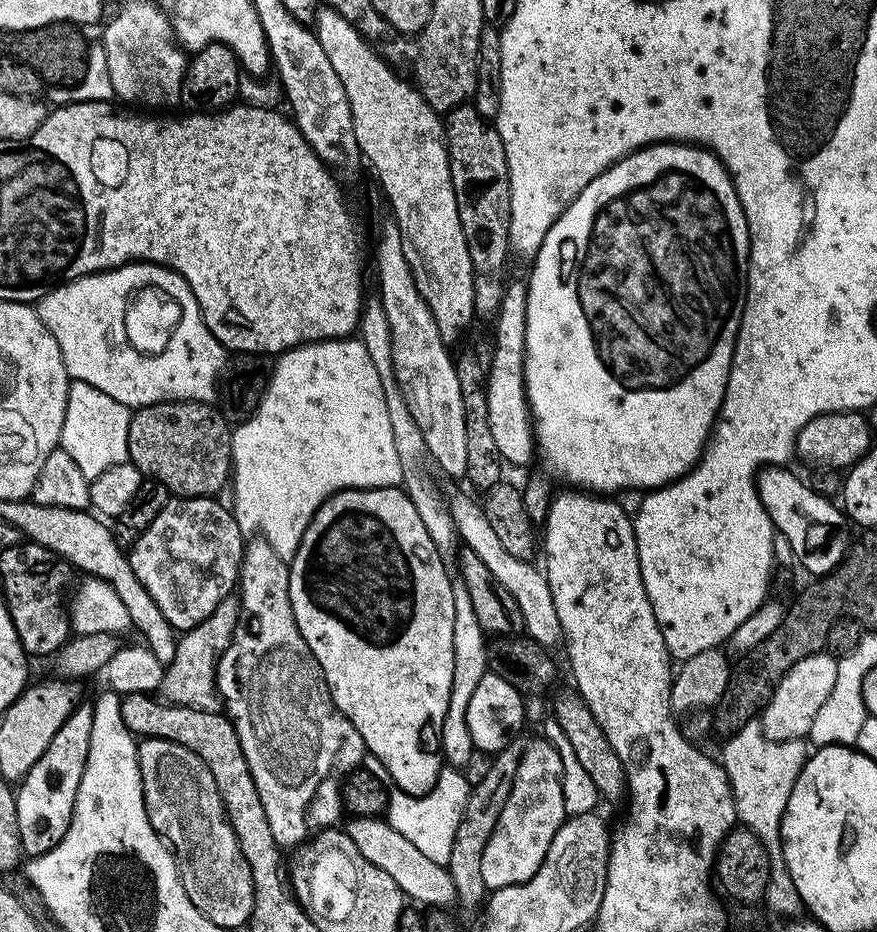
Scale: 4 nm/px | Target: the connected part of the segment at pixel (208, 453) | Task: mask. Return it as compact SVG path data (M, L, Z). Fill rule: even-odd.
M192 400L154 403L137 409L132 415L130 432L127 435L129 461L138 466L147 479L162 482L175 497L215 497L223 487L227 487L231 477L231 429L227 417L212 404Z

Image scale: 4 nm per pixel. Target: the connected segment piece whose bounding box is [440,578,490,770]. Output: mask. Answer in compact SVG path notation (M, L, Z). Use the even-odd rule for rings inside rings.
M459 578L452 581L454 594L454 682L450 686L450 706L446 706L446 718L442 718L442 734L440 735L440 754L445 765L463 770L470 754L476 751L470 738L470 726L466 726L466 706L470 706L470 698L474 694L478 682L489 671L488 645L486 633L474 615L474 606L470 606L470 594L466 594L466 586Z

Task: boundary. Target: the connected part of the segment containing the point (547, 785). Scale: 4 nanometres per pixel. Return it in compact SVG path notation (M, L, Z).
M528 740L517 768L513 788L501 816L482 853L485 889L495 890L526 882L542 866L554 834L564 825L566 813L562 798L562 760L550 741Z

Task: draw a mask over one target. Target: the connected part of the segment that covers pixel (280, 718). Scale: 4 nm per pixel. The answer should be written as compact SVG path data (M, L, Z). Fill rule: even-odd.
M252 538L245 543L244 558L240 561L240 579L238 581L238 599L240 602L240 613L238 622L234 626L234 634L230 646L221 654L216 664L216 689L220 692L220 699L226 709L226 715L232 721L234 730L238 734L238 742L242 746L242 754L246 758L246 766L250 766L250 774L254 778L254 786L258 786L258 798L262 798L262 810L266 810L265 822L270 826L270 834L274 834L274 842L281 850L292 850L305 843L321 828L331 828L339 825L340 812L342 813L342 778L347 777L349 772L355 772L357 768L365 763L366 749L362 734L354 730L347 716L343 716L336 708L328 684L324 680L322 670L310 650L306 646L306 638L298 630L298 622L294 618L294 610L290 606L290 578L288 570L290 564L287 560L281 560L274 549L267 544L263 538ZM313 808L316 816L308 816L308 811Z

